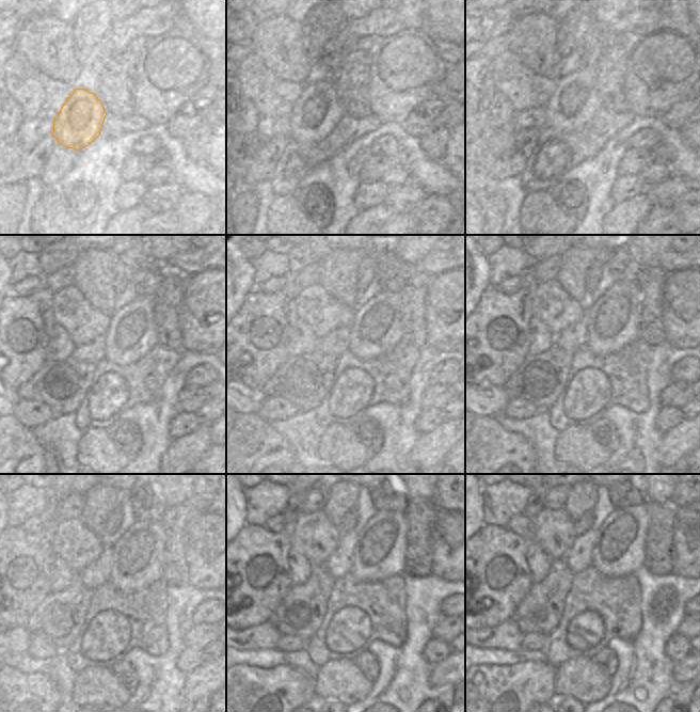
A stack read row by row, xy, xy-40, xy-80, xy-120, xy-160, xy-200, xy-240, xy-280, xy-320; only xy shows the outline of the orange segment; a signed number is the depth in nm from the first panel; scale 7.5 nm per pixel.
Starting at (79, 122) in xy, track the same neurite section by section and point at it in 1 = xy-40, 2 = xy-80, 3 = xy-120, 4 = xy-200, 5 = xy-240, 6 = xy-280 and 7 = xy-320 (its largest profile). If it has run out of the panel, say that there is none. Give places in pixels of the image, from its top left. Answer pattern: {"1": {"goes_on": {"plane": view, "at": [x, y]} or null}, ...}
{"1": {"goes_on": {"plane": "xy-40", "at": [319, 109]}}, "2": {"goes_on": {"plane": "xy-80", "at": [574, 107]}}, "3": {"goes_on": {"plane": "xy-120", "at": [131, 332]}}, "4": {"goes_on": {"plane": "xy-200", "at": [614, 322]}}, "5": {"goes_on": {"plane": "xy-240", "at": [137, 563]}}, "6": {"goes_on": {"plane": "xy-280", "at": [379, 553]}}, "7": {"goes_on": {"plane": "xy-320", "at": [619, 551]}}}

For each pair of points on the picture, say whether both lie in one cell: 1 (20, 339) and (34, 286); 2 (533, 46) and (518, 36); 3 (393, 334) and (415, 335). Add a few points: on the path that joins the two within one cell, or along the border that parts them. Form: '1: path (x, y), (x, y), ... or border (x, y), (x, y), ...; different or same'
1: border (44, 284), (30, 295), (11, 294); different
2: path (529, 43), (521, 37); same
3: border (403, 310), (402, 339); different

